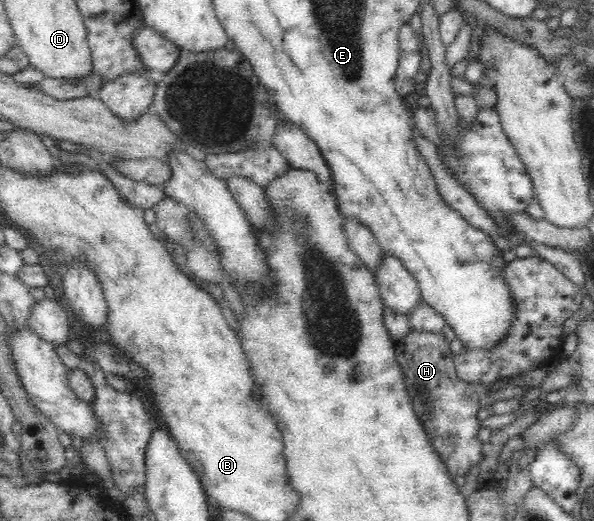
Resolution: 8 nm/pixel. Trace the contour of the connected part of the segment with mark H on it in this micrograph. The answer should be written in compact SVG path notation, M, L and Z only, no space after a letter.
M411 328L409 333L405 333L403 339L393 341L393 345L397 364L405 378L407 394L409 394L413 411L417 420L421 422L431 447L439 454L443 465L447 466L447 473L451 476L464 476L473 463L481 462L479 459L483 455L482 450L485 446L477 438L477 431L480 427L480 419L477 418L477 412L480 410L477 391L457 375L454 356L442 333L419 332Z

